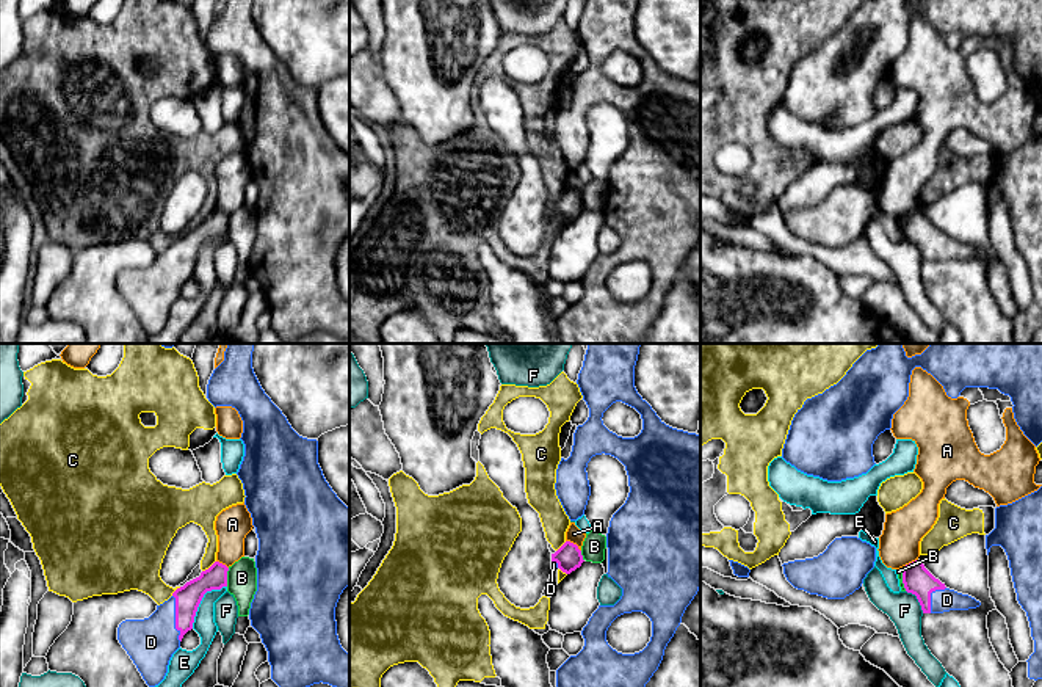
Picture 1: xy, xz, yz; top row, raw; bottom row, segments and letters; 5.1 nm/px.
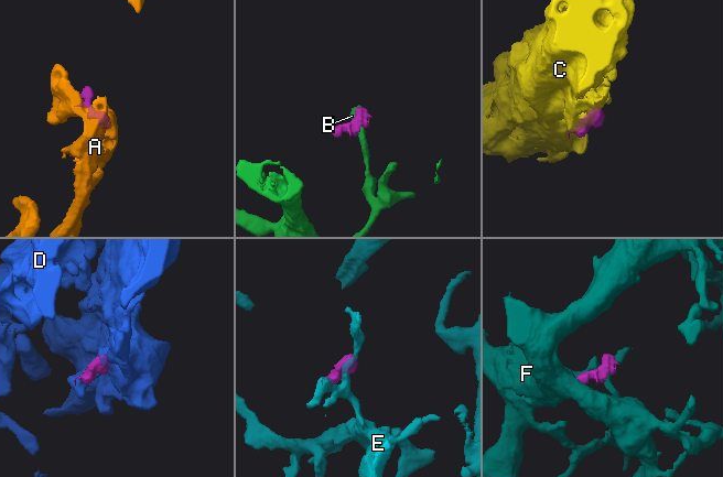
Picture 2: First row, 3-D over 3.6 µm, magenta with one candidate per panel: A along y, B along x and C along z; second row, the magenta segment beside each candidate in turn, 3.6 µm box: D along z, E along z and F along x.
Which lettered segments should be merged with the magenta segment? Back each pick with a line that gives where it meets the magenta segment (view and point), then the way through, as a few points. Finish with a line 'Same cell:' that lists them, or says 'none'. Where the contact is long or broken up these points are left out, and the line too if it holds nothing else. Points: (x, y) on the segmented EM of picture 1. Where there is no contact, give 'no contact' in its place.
D: meets magenta in xy at (176, 618)
Same cell: D

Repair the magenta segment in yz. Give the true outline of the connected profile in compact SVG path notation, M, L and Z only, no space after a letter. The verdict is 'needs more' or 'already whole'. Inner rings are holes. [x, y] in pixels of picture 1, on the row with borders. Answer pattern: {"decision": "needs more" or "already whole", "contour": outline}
{"decision": "needs more", "contour": "M920 560L903 566L901 571L906 591L917 596L923 613L968 610L981 605L975 598L946 588Z"}

